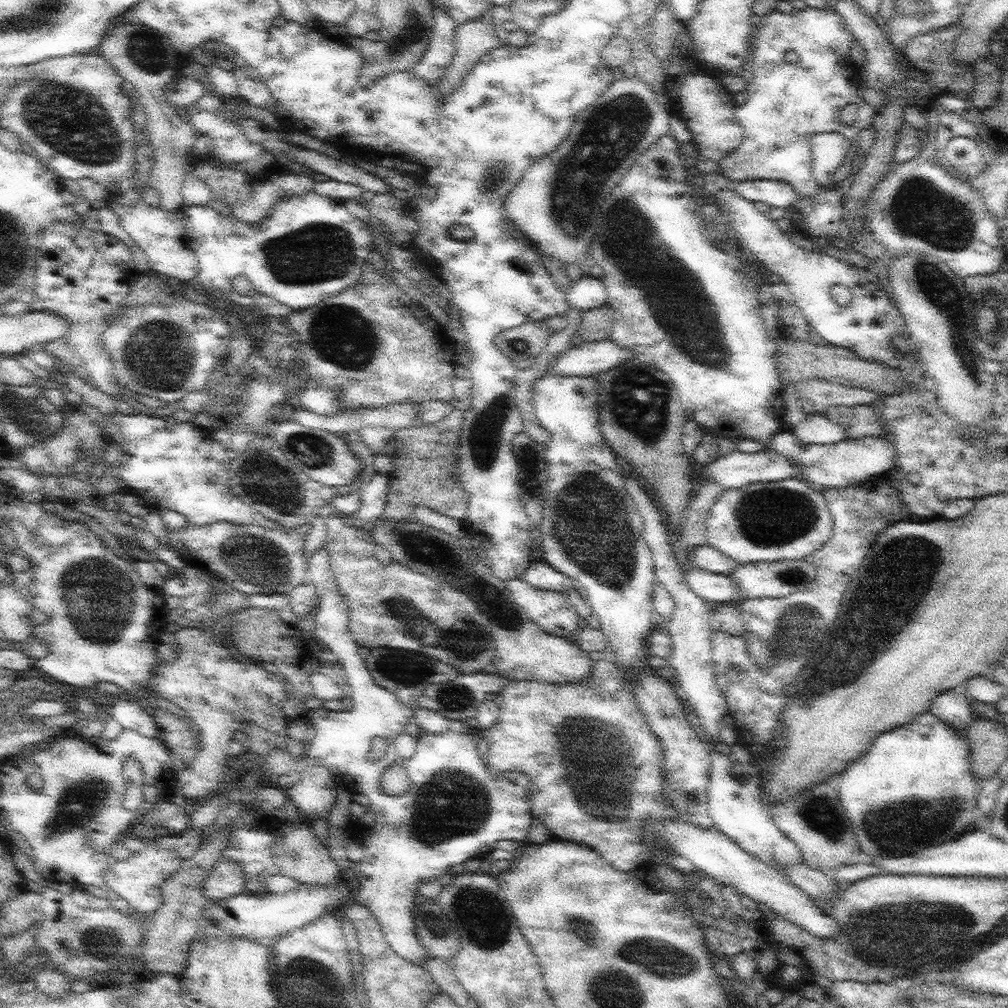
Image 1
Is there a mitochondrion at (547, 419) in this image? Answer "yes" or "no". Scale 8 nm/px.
no

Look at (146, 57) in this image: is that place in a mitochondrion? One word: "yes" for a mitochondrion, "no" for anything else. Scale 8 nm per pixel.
yes

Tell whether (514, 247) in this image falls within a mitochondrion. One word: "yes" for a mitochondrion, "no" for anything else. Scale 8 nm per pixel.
no

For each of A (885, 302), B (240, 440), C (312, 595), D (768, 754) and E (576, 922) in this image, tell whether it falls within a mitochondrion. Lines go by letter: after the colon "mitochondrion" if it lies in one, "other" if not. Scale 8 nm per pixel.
A: other
B: other
C: other
D: other
E: mitochondrion

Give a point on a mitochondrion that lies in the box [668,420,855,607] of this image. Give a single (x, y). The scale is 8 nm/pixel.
(773, 518)

